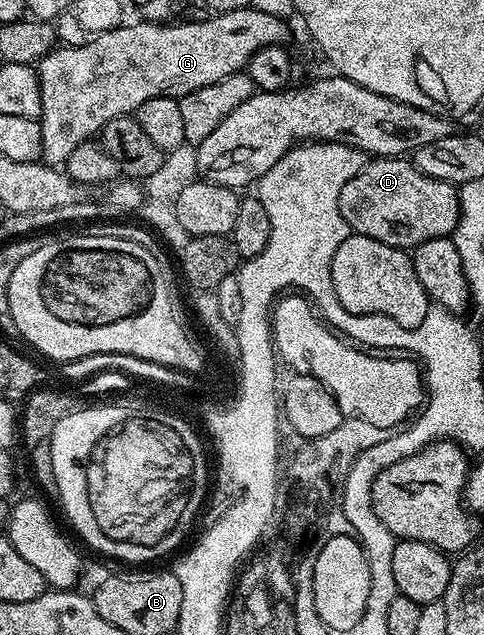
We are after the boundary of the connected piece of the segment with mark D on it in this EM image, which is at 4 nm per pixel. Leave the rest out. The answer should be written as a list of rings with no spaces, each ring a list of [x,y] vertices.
[[[372,157],[341,188],[341,216],[354,233],[381,240],[390,246],[414,248],[425,240],[451,238],[459,226],[459,192],[449,182],[425,176],[406,157]]]

